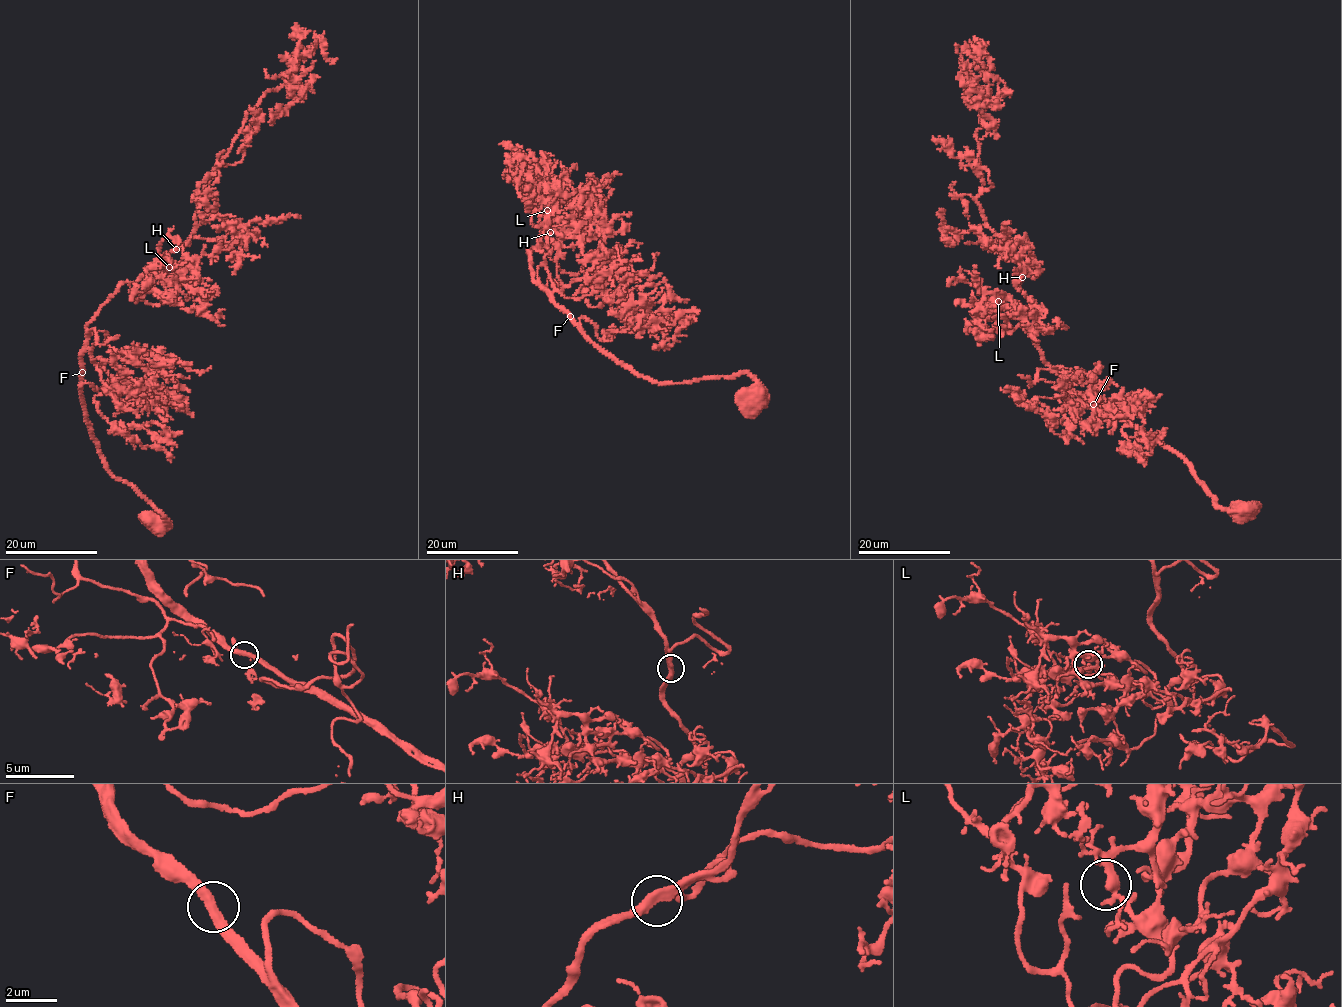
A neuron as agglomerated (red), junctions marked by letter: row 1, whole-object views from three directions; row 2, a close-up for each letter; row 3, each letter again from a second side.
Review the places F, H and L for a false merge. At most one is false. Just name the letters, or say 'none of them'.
none of them

